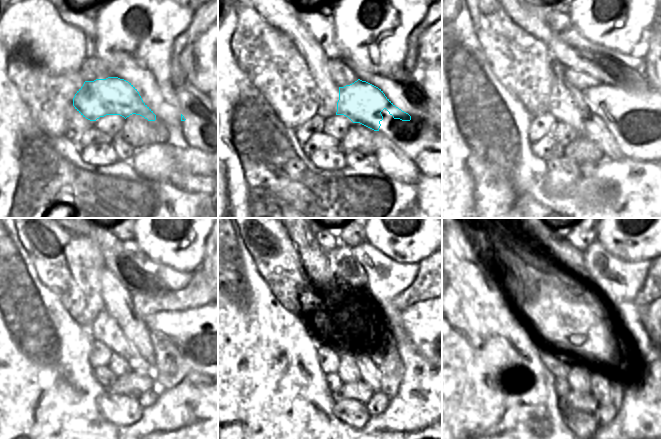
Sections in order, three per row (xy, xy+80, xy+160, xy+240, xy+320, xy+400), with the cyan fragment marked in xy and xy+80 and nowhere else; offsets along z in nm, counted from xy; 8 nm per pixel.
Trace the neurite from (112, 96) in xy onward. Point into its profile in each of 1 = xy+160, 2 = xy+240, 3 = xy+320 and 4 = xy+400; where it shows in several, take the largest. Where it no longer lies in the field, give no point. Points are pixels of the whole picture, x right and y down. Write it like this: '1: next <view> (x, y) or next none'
1: next xy+160 (624, 105)
2: next xy+240 (177, 327)
3: next xy+320 (421, 316)
4: next xy+400 (645, 307)

